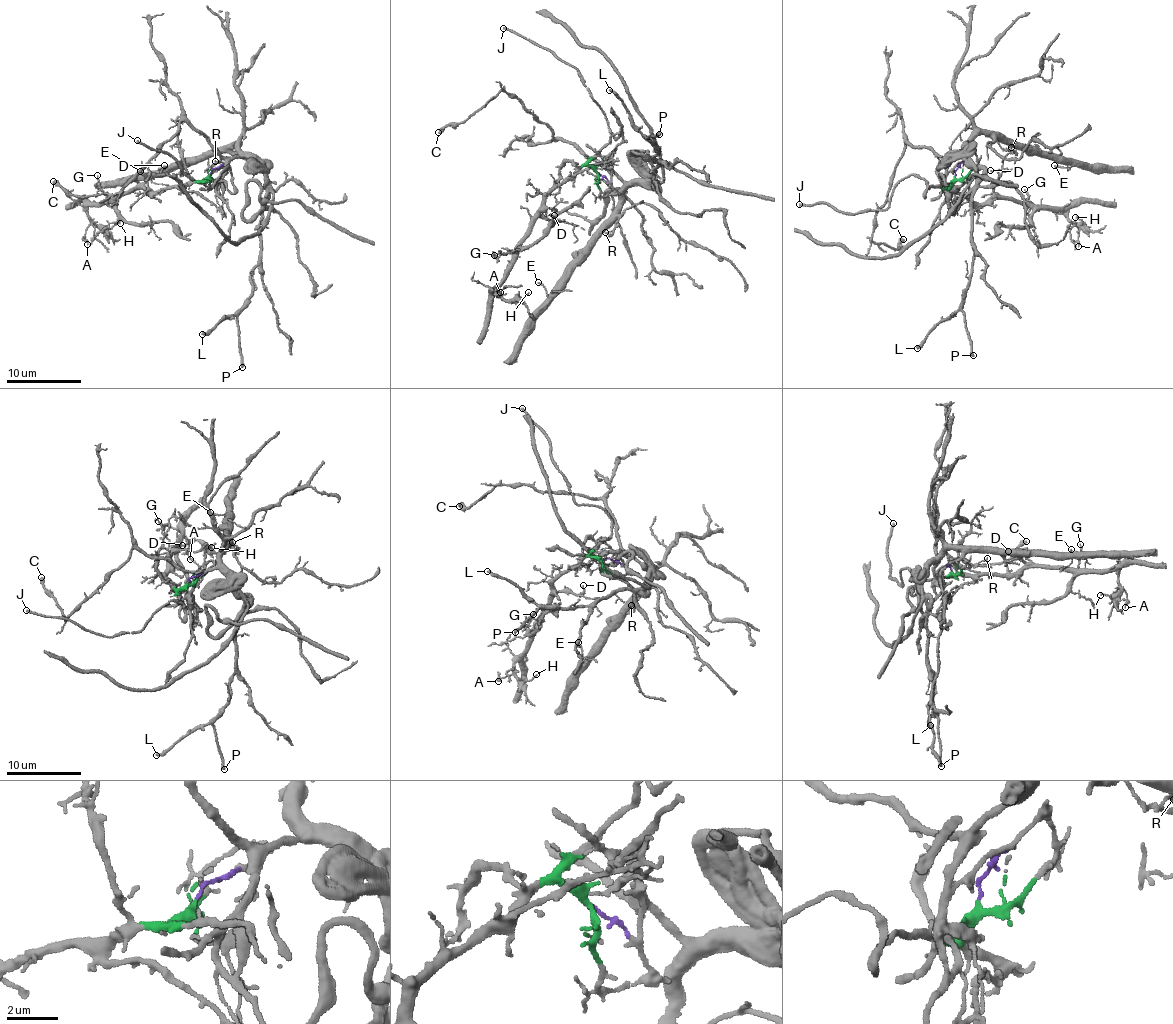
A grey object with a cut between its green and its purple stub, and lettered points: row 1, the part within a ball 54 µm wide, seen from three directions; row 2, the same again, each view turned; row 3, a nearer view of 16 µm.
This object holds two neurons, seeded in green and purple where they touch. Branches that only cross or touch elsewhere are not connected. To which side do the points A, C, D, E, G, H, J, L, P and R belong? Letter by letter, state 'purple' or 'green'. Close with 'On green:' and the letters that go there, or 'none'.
A: green
C: purple
D: green
E: purple
G: green
H: green
J: green
L: purple
P: purple
R: purple
On green: A, D, G, H, J

